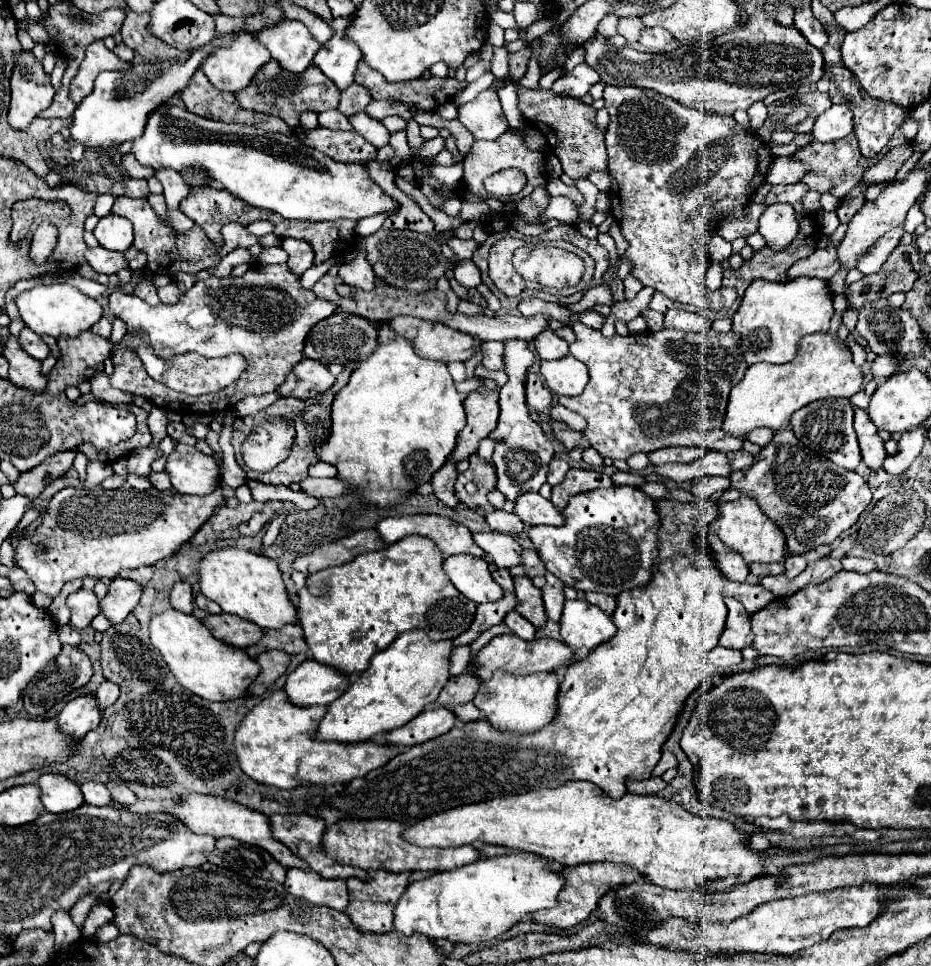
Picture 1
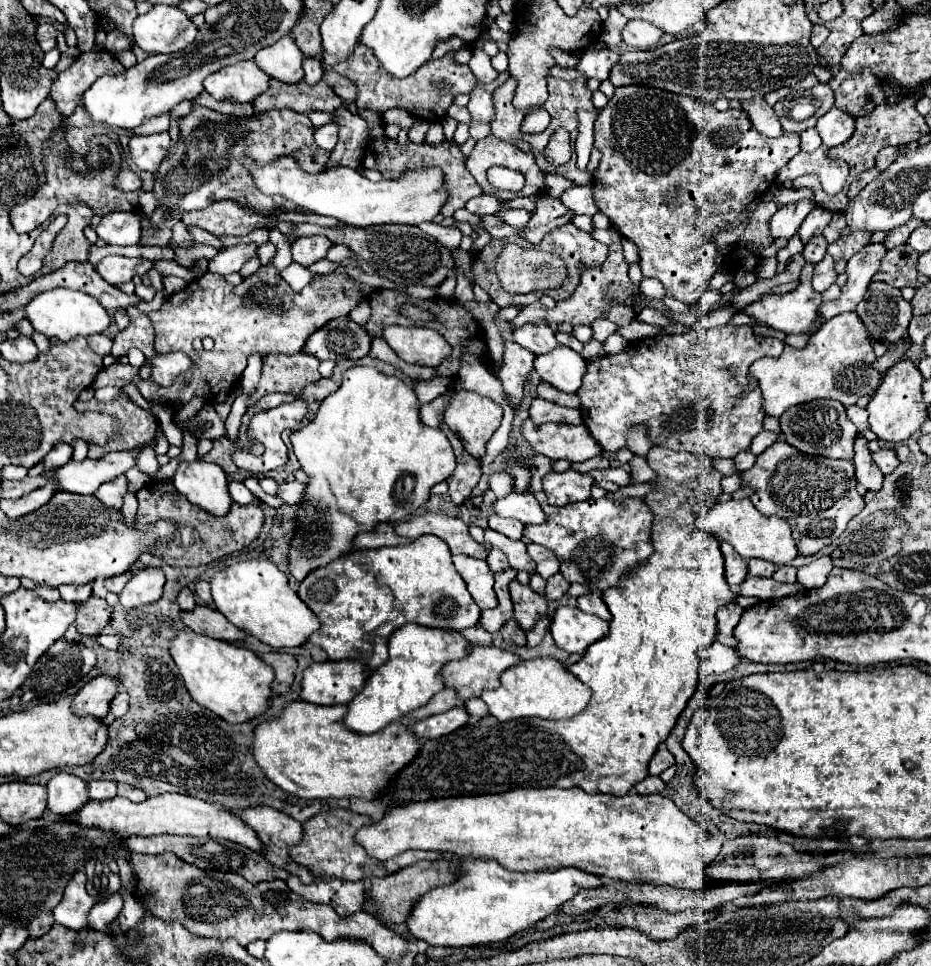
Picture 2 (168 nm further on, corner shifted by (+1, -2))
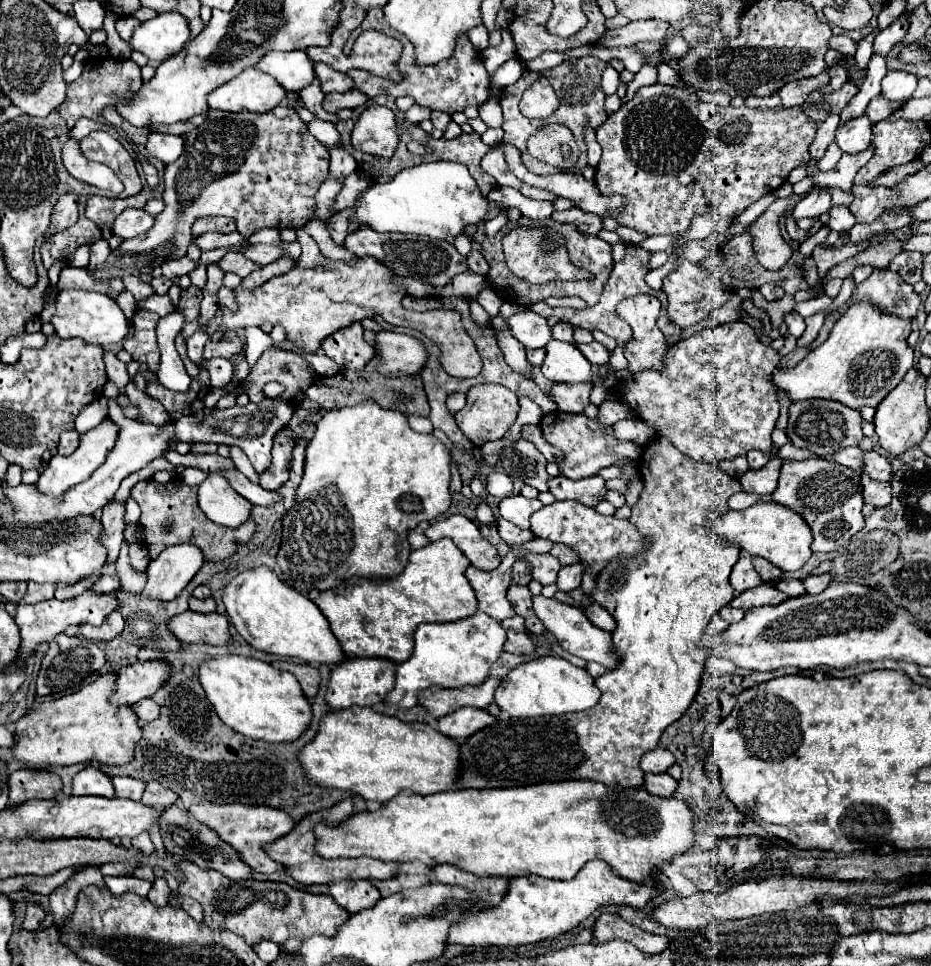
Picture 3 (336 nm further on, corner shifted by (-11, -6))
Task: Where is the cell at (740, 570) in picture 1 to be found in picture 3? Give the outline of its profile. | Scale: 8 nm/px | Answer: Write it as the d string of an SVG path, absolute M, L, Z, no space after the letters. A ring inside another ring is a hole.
M741 556L737 560L737 564L733 566L733 572L731 572L729 582L735 588L735 592L745 592L749 588L755 588L755 586L761 586L763 584L763 580L759 578L757 570L753 568L749 556Z

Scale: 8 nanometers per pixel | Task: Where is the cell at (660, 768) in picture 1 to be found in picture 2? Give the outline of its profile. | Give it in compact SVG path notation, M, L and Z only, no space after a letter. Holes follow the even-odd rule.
M659 748L657 752L655 752L655 756L651 758L651 762L649 762L649 774L651 776L659 776L663 770L667 770L669 766L673 766L675 764L675 758L673 758L673 754L667 750L667 748Z

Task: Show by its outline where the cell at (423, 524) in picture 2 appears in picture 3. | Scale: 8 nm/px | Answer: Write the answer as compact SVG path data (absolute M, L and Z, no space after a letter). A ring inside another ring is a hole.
M449 516L445 520L433 522L425 536L429 540L441 540L441 538L451 538L461 552L471 560L471 564L479 570L495 570L501 562L497 556L497 550L479 534L479 528L465 516Z

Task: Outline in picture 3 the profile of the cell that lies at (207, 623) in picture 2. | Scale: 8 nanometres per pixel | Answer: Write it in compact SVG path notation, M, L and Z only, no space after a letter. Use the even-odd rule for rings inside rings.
M181 612L167 620L169 632L183 644L211 644L225 646L229 640L229 622L223 614Z

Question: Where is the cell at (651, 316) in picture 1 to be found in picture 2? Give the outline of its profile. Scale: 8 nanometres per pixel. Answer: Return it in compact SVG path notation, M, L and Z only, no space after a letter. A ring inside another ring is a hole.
M633 318L629 324L625 327L620 327L617 330L618 334L621 334L625 340L633 342L633 340L641 340L645 336L655 336L663 332L663 326L653 326L653 324L647 324L647 322L641 322L639 318Z

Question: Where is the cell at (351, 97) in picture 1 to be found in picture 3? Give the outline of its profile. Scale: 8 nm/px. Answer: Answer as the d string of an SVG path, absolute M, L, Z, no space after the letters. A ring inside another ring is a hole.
M313 62L313 68L315 68L315 76L321 82L321 90L325 94L327 92L345 92L345 90L353 88L353 80L347 74L335 72L327 64L321 64L321 62Z

